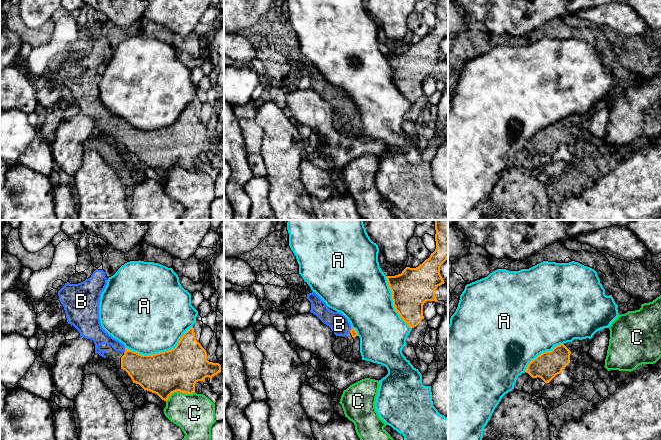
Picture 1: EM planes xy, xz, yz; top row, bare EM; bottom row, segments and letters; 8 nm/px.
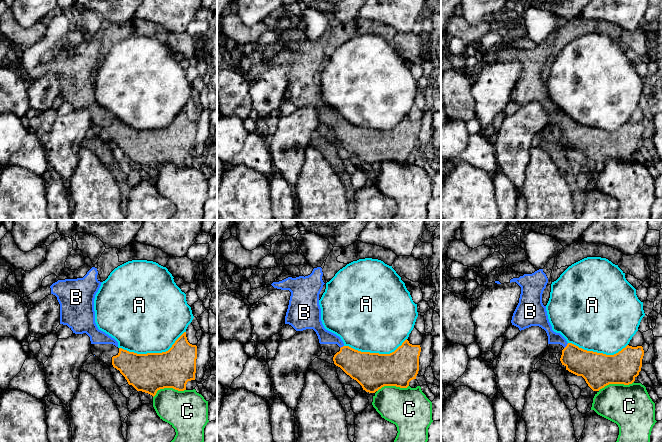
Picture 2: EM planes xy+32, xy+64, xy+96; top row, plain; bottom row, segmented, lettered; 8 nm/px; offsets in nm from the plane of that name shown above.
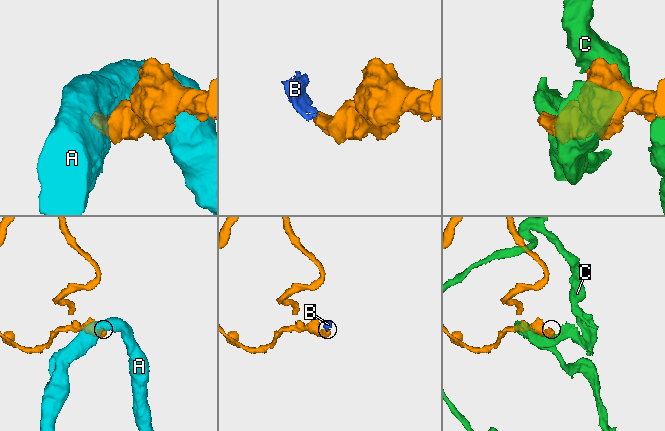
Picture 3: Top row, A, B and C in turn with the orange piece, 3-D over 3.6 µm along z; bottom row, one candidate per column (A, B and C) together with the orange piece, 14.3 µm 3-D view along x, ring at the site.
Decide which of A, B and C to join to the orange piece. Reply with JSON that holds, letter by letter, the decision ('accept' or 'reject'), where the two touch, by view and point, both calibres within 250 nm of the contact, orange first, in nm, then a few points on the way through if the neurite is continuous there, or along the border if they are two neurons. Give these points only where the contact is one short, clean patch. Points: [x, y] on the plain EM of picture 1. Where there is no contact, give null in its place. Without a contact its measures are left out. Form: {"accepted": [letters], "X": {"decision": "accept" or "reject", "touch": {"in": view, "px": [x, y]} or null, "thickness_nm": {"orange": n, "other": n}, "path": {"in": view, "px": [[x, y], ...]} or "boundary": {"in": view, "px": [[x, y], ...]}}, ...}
{"accepted": ["B"], "A": {"decision": "reject", "touch": {"in": "xy", "px": [160, 128]}, "thickness_nm": {"orange": 340, "other": 500}}, "B": {"decision": "accept", "touch": {"in": "xy", "px": [125, 126]}, "thickness_nm": {"orange": 260, "other": 120}, "path": {"in": "xy", "px": [[148, 147], [125, 126], [98, 111]]}}, "C": {"decision": "reject", "touch": {"in": "xy", "px": [179, 166]}, "thickness_nm": {"orange": 340, "other": 320}}}

